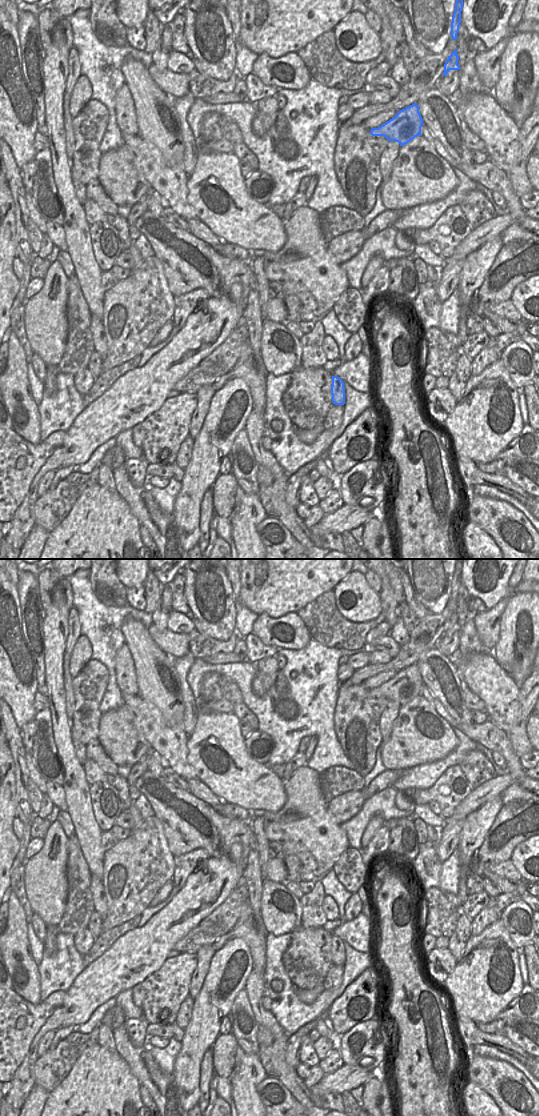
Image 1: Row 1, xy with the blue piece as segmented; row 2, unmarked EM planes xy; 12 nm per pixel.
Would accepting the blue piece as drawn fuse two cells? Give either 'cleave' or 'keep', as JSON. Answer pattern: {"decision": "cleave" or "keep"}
{"decision": "keep"}

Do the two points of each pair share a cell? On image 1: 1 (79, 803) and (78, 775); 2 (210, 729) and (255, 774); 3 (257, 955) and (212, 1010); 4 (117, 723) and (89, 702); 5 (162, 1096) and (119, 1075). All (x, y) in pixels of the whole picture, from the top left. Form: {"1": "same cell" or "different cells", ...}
{"1": "same cell", "2": "same cell", "3": "different cells", "4": "different cells", "5": "different cells"}

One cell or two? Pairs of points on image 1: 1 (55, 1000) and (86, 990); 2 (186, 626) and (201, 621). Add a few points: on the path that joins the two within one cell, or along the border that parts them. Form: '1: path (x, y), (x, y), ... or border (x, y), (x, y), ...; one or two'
1: border (65, 991), (61, 1006); two
2: border (191, 620), (196, 629); two

